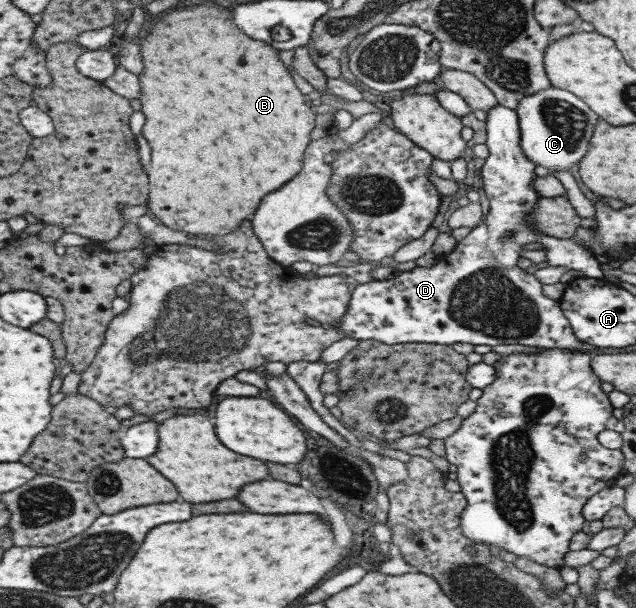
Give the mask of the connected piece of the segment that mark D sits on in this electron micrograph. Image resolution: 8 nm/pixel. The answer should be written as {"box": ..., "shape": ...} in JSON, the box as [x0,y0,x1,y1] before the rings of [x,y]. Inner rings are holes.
{"box":[337,105,602,355],"shape":[[[496,105],[486,112],[486,142],[488,156],[482,165],[480,188],[485,206],[484,220],[474,226],[466,237],[455,243],[455,248],[438,256],[430,267],[416,266],[407,272],[396,273],[387,281],[368,281],[354,287],[347,303],[347,311],[337,321],[337,331],[343,337],[357,340],[374,340],[386,345],[394,344],[442,344],[469,343],[470,345],[528,345],[544,349],[587,349],[593,355],[596,346],[581,342],[562,315],[557,301],[544,296],[541,284],[532,275],[516,266],[516,259],[526,243],[540,243],[546,248],[545,261],[549,266],[561,265],[567,269],[582,271],[585,278],[601,281],[602,272],[592,252],[570,239],[558,239],[542,235],[530,226],[530,209],[534,209],[540,197],[534,192],[534,162],[524,157],[520,150],[518,116],[513,109]]]}

